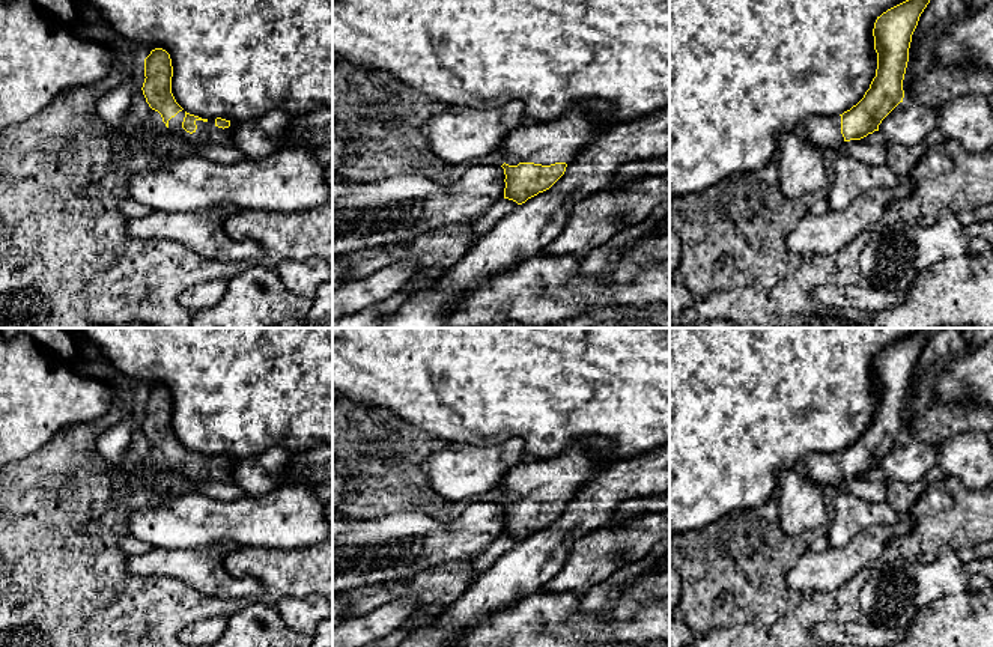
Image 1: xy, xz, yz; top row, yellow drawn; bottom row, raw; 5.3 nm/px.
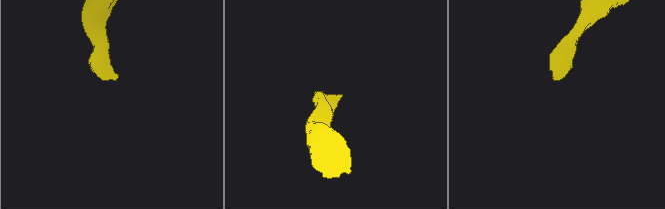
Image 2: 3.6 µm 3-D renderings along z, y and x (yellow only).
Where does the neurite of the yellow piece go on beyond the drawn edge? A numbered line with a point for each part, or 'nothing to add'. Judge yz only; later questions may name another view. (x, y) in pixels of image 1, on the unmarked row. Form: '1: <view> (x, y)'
1: yz (825, 470)

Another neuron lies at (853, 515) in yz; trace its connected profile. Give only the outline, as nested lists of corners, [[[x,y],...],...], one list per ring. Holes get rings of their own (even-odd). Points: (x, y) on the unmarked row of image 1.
[[[841,489],[834,503],[835,515],[829,519],[831,548],[846,546],[858,533],[874,525],[895,525],[901,516],[891,504],[865,501]]]

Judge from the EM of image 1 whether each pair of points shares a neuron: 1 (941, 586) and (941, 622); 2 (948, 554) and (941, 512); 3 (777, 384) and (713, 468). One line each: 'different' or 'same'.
1: different
2: different
3: same

